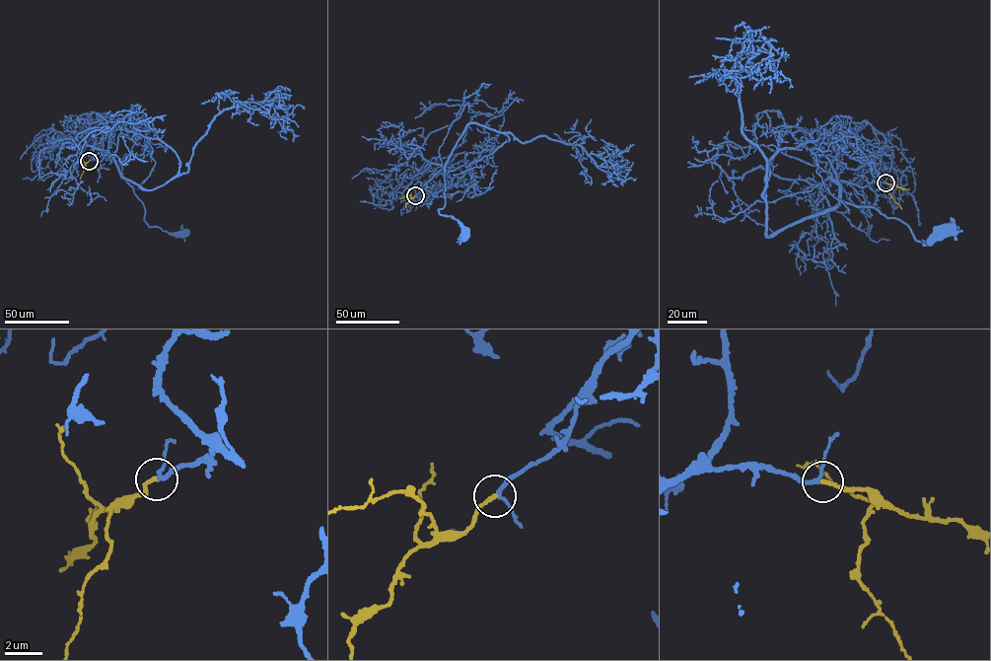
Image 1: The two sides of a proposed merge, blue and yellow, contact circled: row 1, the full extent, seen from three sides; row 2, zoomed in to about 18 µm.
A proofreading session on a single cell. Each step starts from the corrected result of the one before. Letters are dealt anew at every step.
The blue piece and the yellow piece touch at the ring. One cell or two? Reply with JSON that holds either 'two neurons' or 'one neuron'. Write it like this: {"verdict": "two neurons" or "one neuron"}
{"verdict": "one neuron"}

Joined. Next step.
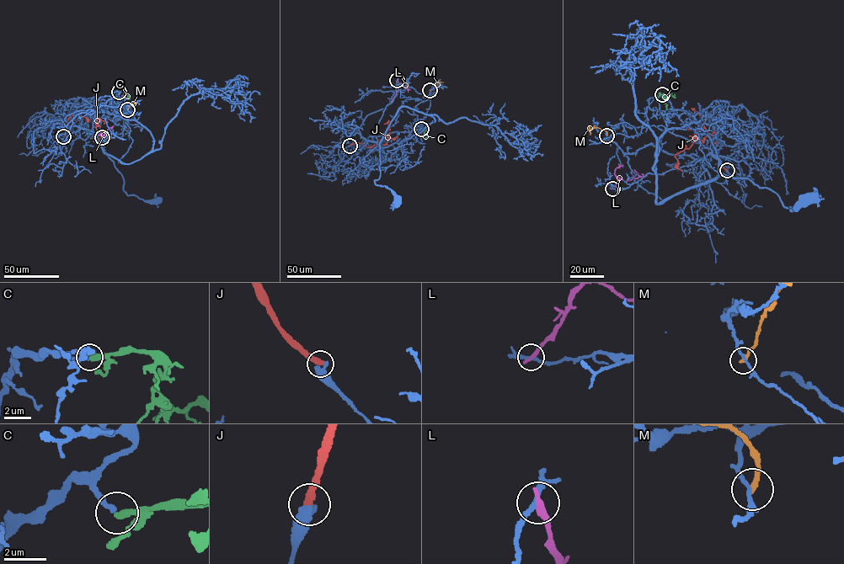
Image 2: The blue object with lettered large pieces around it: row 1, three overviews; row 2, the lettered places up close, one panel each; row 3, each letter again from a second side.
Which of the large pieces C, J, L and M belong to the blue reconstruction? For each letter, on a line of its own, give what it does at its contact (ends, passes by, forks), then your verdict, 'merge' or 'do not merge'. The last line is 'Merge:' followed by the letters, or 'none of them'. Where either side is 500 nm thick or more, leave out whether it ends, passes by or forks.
C: it ends; merge
J: do not merge
L: it ends; do not merge
M: it ends; do not merge
Merge: C

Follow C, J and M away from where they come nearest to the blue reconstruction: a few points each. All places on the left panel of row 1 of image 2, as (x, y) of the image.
C: (119, 91), (125, 93), (116, 101)
J: (63, 136), (70, 116), (77, 114), (85, 117), (93, 113), (97, 119), (96, 130), (100, 135), (98, 139)
M: (127, 109), (130, 103), (137, 103)

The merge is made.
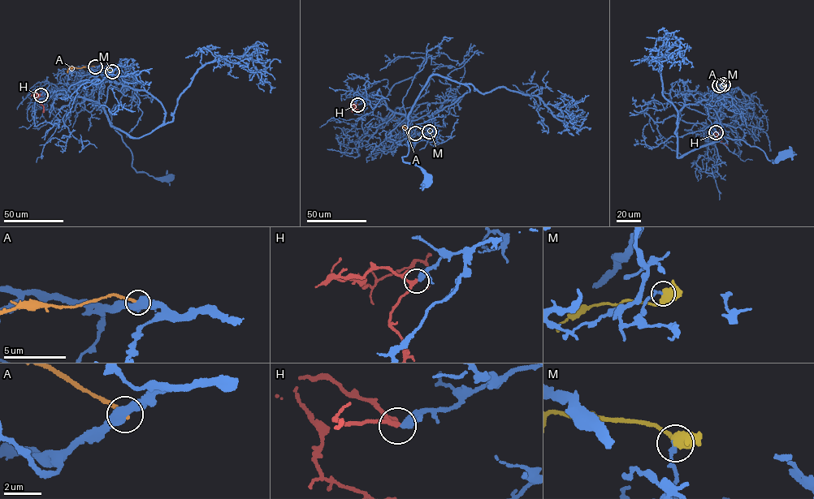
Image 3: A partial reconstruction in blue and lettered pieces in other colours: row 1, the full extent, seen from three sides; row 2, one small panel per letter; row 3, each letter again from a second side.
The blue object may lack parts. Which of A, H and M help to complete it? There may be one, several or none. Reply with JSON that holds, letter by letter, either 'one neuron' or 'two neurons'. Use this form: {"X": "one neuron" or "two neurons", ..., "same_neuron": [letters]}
{"A": "two neurons", "H": "one neuron", "M": "two neurons", "same_neuron": ["H"]}

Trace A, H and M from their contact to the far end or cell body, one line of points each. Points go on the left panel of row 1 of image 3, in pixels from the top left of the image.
A: (95, 66), (71, 67), (67, 73)
H: (41, 95), (32, 95), (44, 96)
M: (112, 71), (101, 70)

